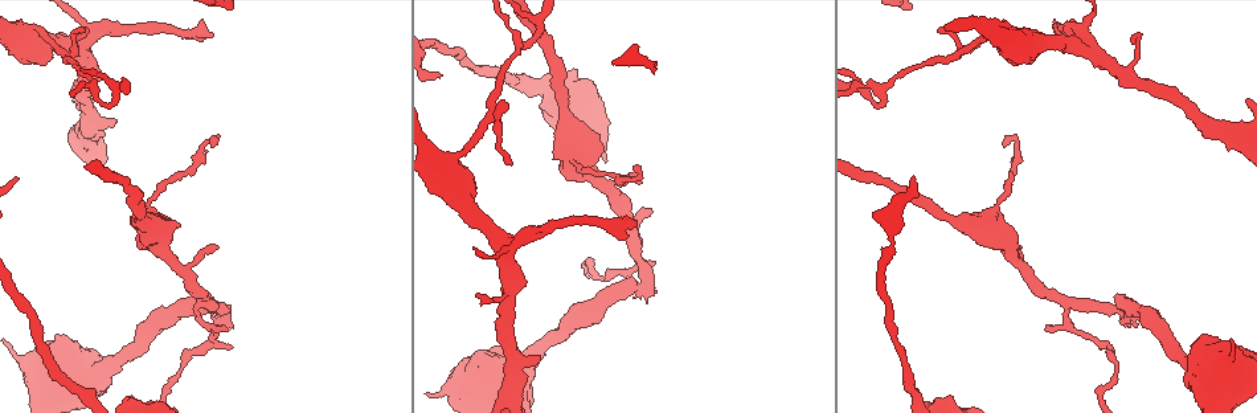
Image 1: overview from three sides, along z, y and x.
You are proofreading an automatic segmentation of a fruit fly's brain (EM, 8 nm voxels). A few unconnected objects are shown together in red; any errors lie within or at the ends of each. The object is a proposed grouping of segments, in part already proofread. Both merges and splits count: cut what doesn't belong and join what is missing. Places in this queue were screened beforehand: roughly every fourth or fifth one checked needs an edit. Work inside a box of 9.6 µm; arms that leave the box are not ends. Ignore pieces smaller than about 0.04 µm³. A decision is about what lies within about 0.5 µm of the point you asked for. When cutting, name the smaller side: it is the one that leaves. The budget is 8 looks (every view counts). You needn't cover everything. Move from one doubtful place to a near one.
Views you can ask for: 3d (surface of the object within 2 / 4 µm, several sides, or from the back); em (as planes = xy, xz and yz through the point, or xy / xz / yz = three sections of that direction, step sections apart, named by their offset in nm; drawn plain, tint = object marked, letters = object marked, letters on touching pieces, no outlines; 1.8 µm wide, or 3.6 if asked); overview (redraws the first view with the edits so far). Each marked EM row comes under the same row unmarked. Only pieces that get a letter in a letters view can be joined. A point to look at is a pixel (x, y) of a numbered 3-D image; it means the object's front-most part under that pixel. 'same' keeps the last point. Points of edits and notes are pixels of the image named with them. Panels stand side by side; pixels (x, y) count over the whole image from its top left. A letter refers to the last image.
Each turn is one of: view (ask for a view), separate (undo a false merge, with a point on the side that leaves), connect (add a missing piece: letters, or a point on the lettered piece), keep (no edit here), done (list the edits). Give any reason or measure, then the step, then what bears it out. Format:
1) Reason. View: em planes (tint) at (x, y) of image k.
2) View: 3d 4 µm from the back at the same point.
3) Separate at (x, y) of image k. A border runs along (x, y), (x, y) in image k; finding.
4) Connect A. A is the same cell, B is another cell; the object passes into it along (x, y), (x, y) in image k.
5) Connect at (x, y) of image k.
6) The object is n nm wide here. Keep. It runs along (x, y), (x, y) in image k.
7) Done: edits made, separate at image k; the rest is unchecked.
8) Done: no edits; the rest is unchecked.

Long arm stops here. View: em planes (letters) at (633, 220) of image 1.

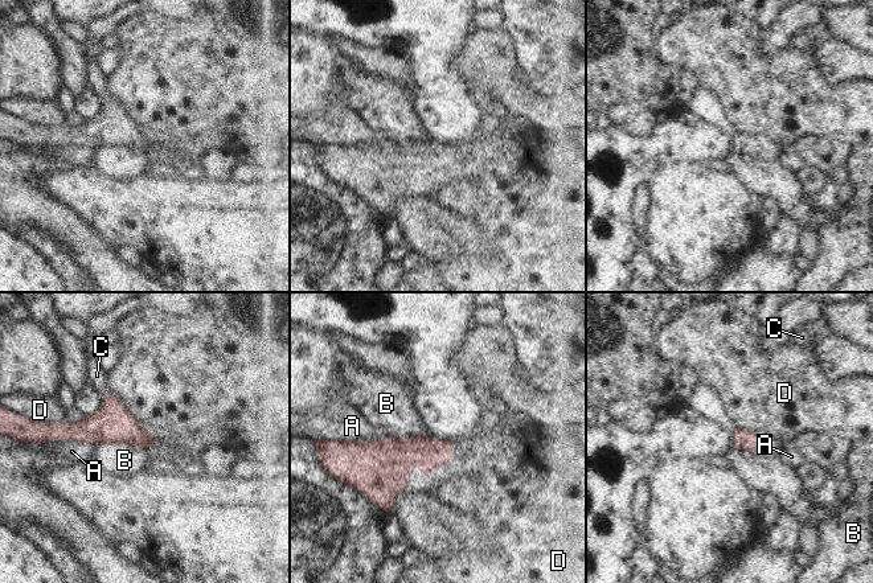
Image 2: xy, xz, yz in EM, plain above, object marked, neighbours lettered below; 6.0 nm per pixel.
The object is 130 nm wide here. Keep. A, B, C and D are other cells; a border runs along (95, 444), (131, 443), (143, 448) in image 2; none of them fits.

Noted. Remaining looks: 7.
Tapers out. View: em planes (letters) at (79, 29) of image 1.

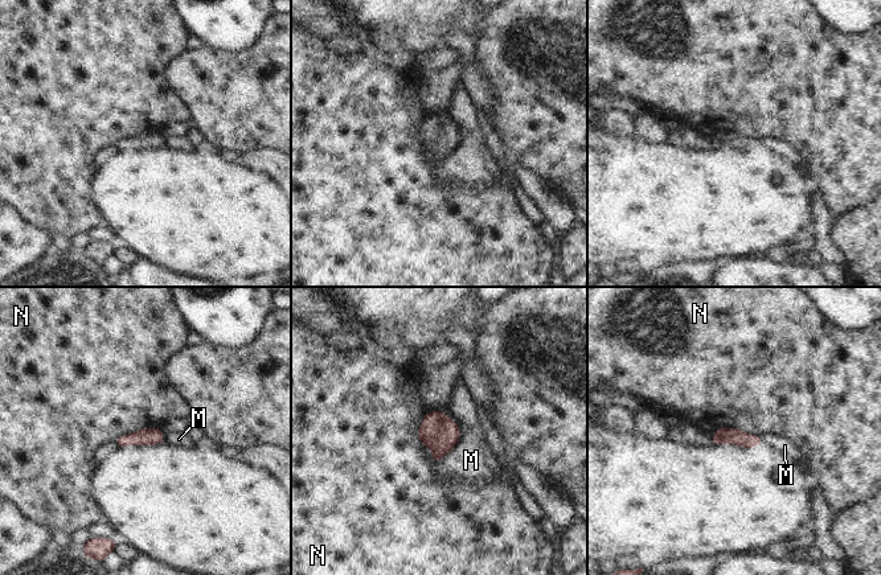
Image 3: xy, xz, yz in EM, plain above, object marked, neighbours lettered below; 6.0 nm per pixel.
The object is 100 nm wide here. Keep. M and N are other cells; none of them fits.

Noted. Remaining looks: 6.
Two arms in line, one across. View: 3d 2 µm at (517, 48) of image 1.

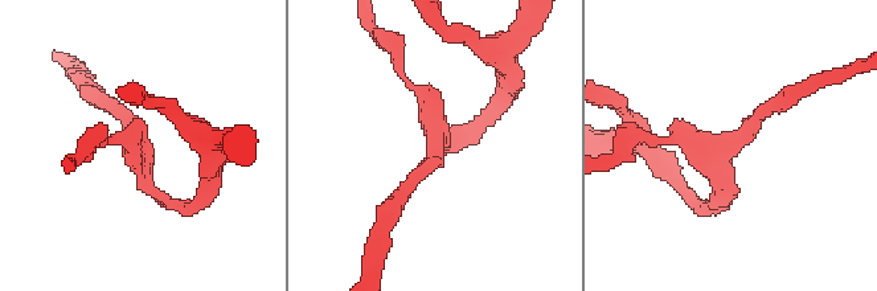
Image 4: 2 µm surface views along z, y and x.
3 arms meet here; need the tissue. View: em planes (letters) at (732, 140) of image 4.

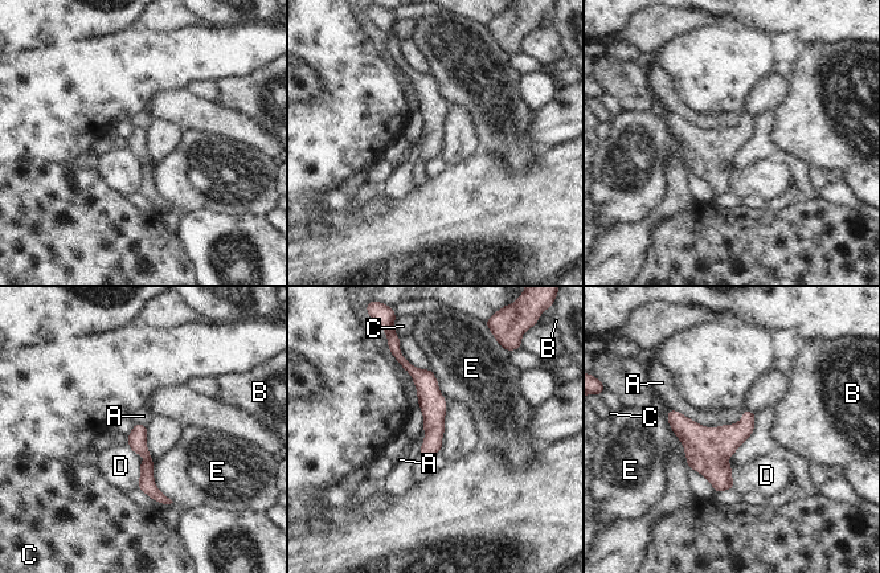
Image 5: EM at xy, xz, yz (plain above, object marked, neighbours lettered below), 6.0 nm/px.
Keep. A, B, C, D and E are other cells; it runs along (404, 363), (433, 404), (426, 453) in image 5; continuous, no second cell.

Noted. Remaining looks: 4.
Done: no edits; the rest is unchecked.

